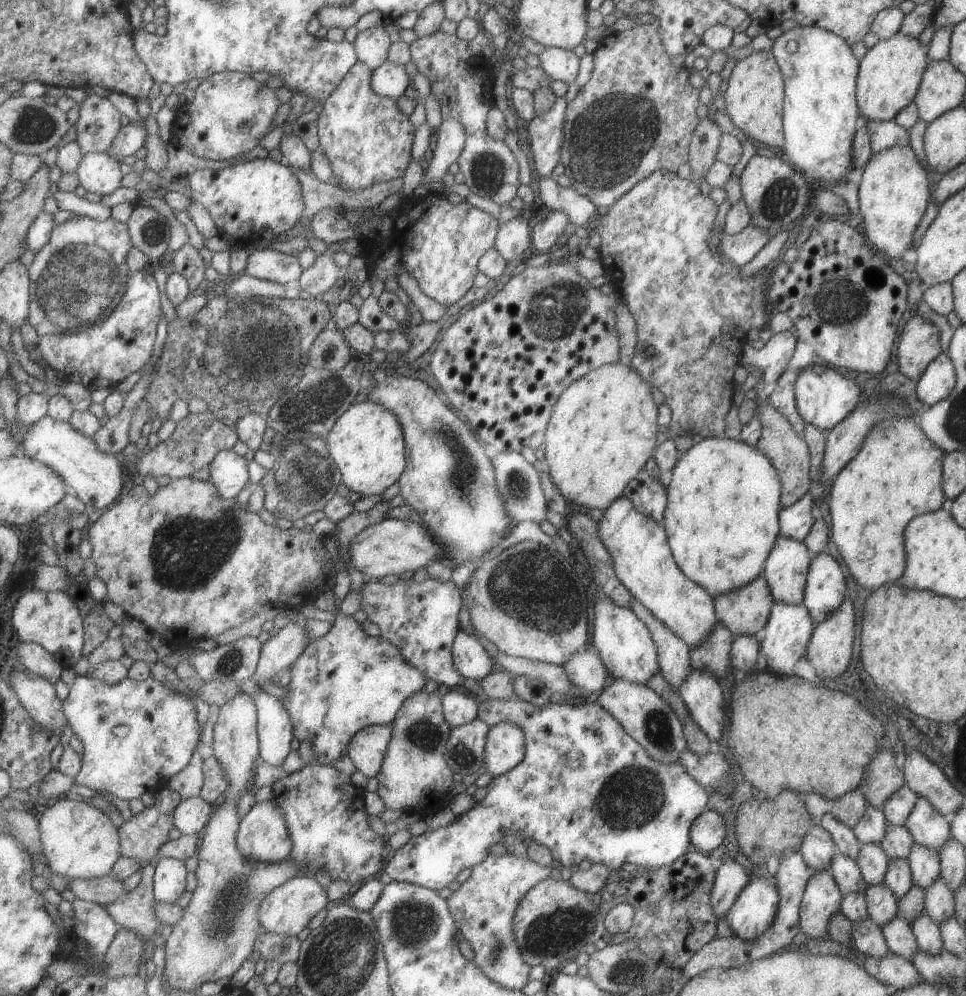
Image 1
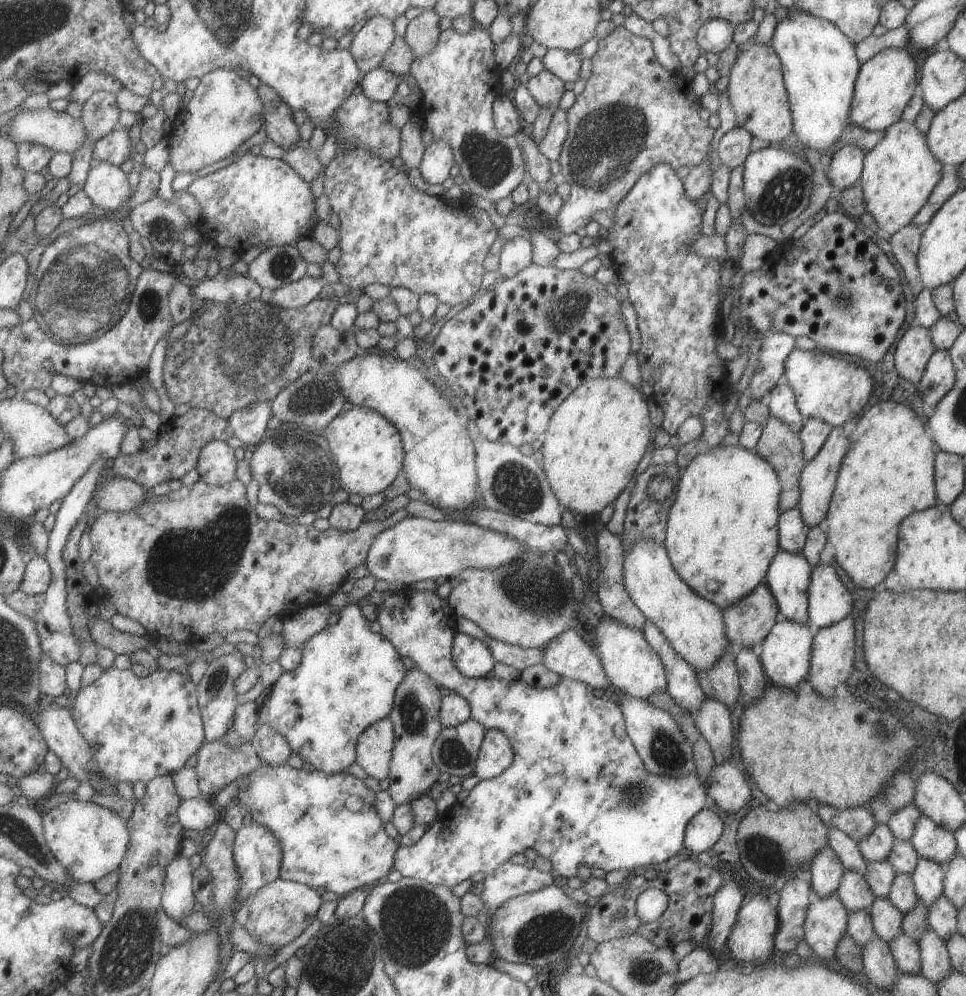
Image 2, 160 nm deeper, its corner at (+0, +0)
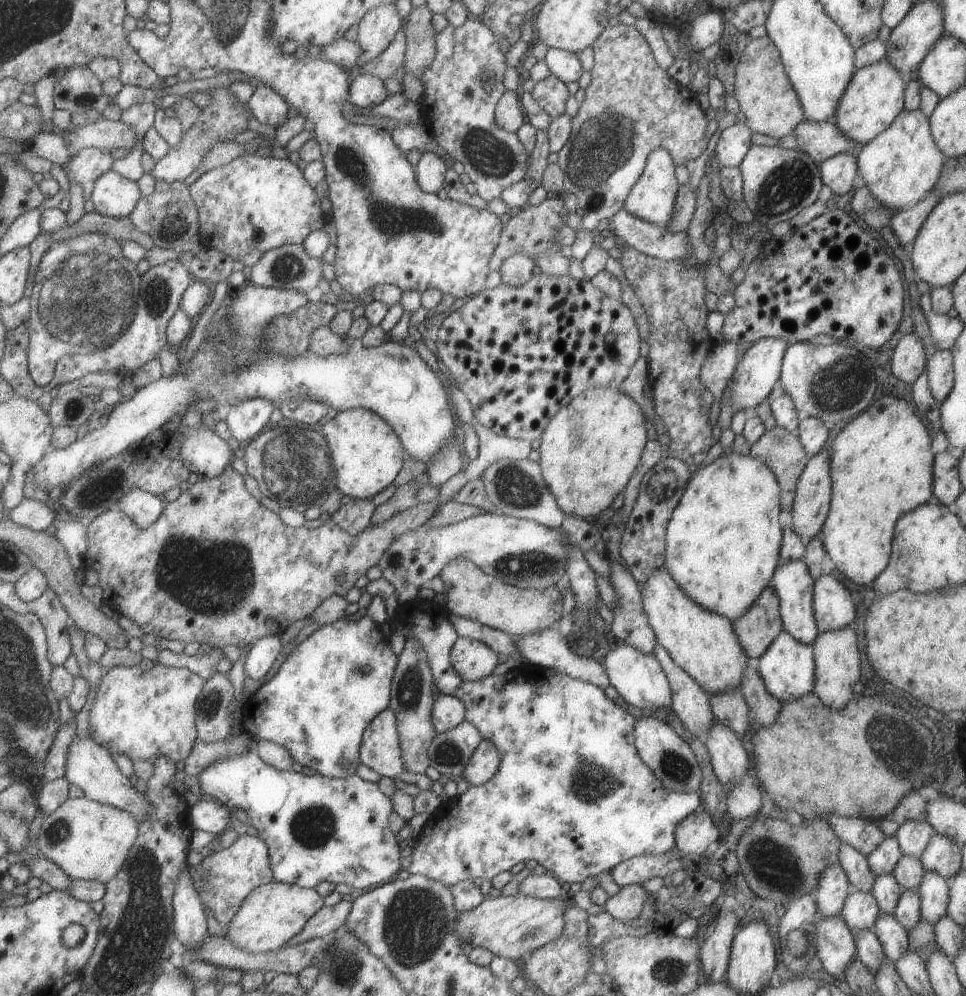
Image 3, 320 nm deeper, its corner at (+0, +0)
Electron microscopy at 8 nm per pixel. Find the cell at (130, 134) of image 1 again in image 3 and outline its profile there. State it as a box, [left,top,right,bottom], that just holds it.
[65,147,115,184]

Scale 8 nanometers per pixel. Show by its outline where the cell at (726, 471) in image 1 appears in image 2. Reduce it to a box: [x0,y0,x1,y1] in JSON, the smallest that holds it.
[662,444,780,610]

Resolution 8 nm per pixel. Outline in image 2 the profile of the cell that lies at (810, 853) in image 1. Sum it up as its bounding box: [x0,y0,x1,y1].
[808,845,844,899]

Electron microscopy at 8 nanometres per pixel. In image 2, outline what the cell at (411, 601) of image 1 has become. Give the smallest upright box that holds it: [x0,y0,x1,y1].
[376,586,710,889]

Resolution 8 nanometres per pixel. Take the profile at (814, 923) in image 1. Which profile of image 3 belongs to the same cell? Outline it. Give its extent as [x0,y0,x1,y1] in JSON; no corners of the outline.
[815,915,856,980]

